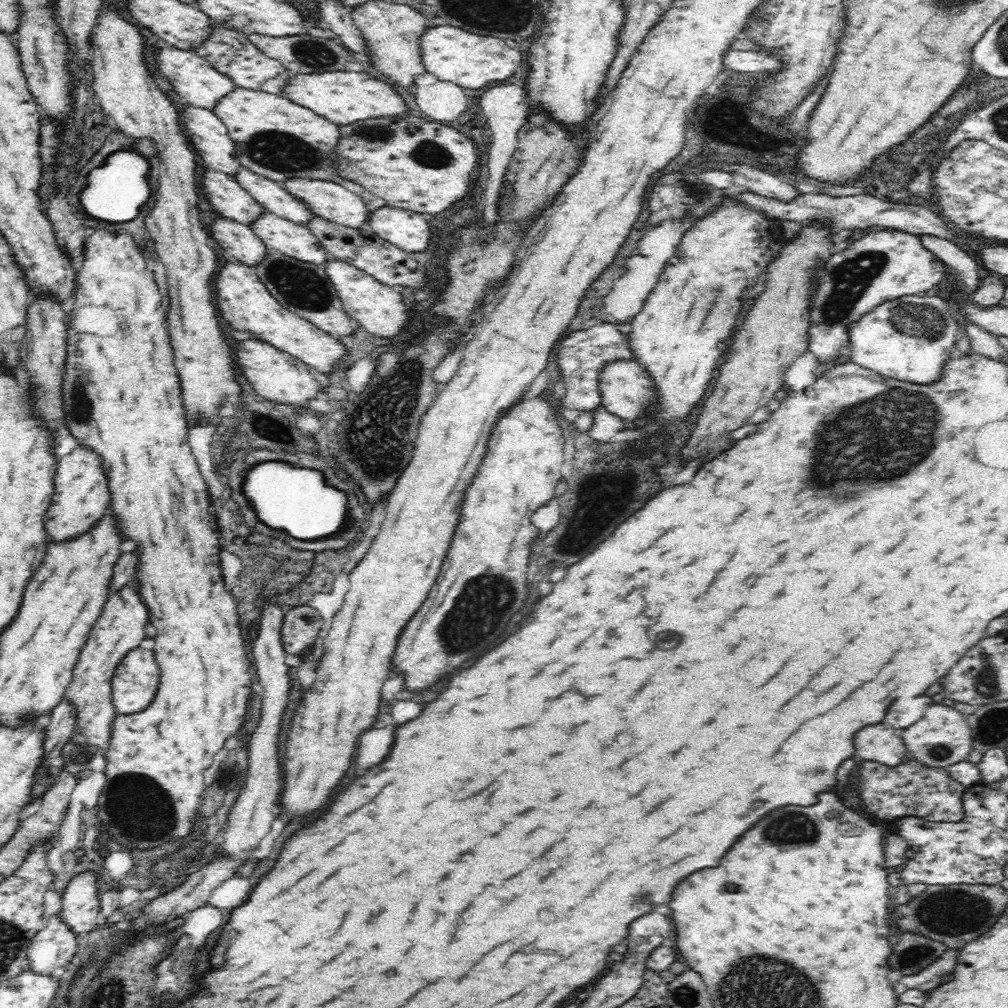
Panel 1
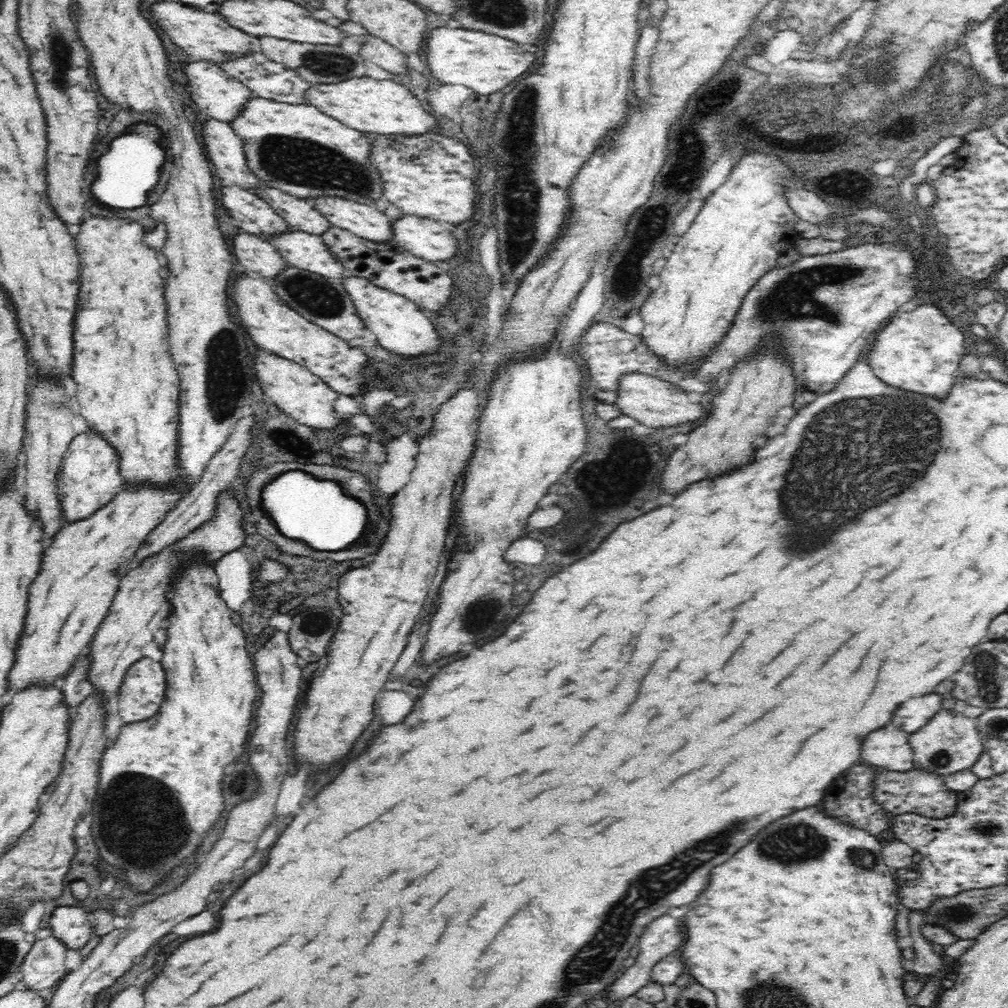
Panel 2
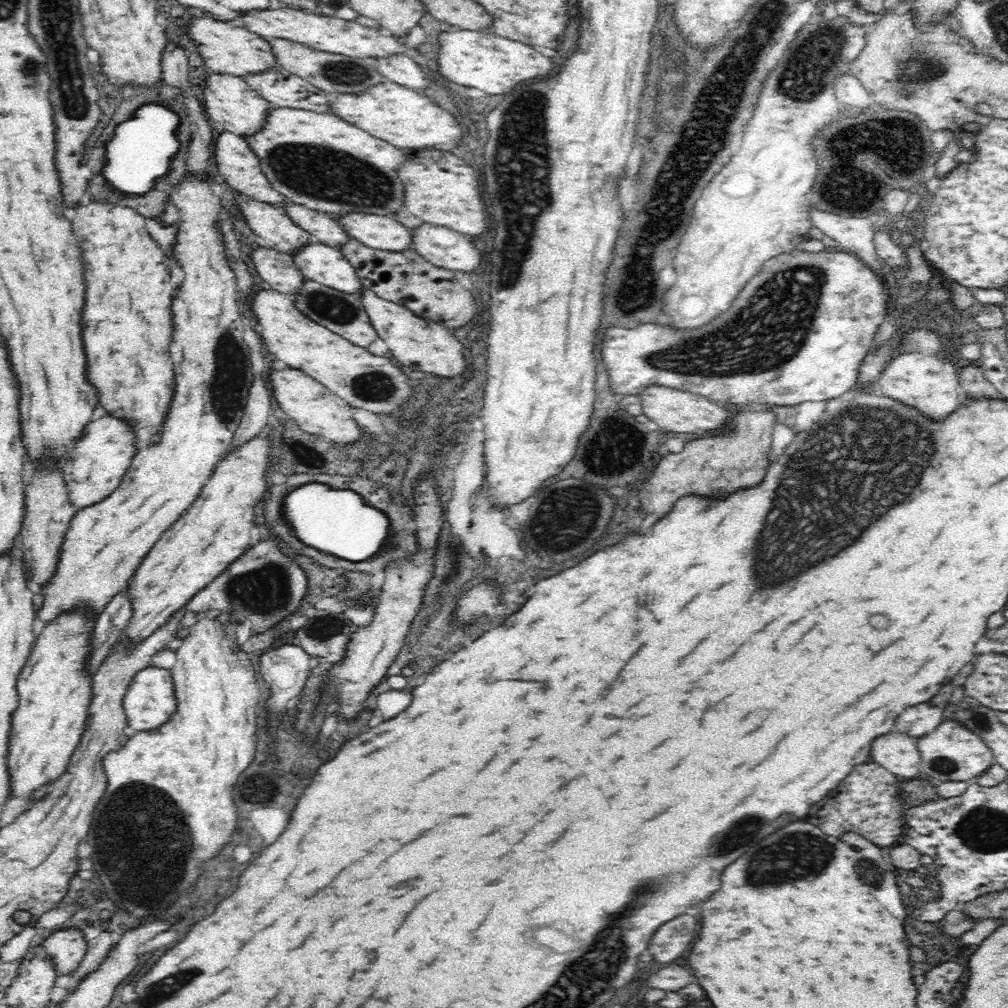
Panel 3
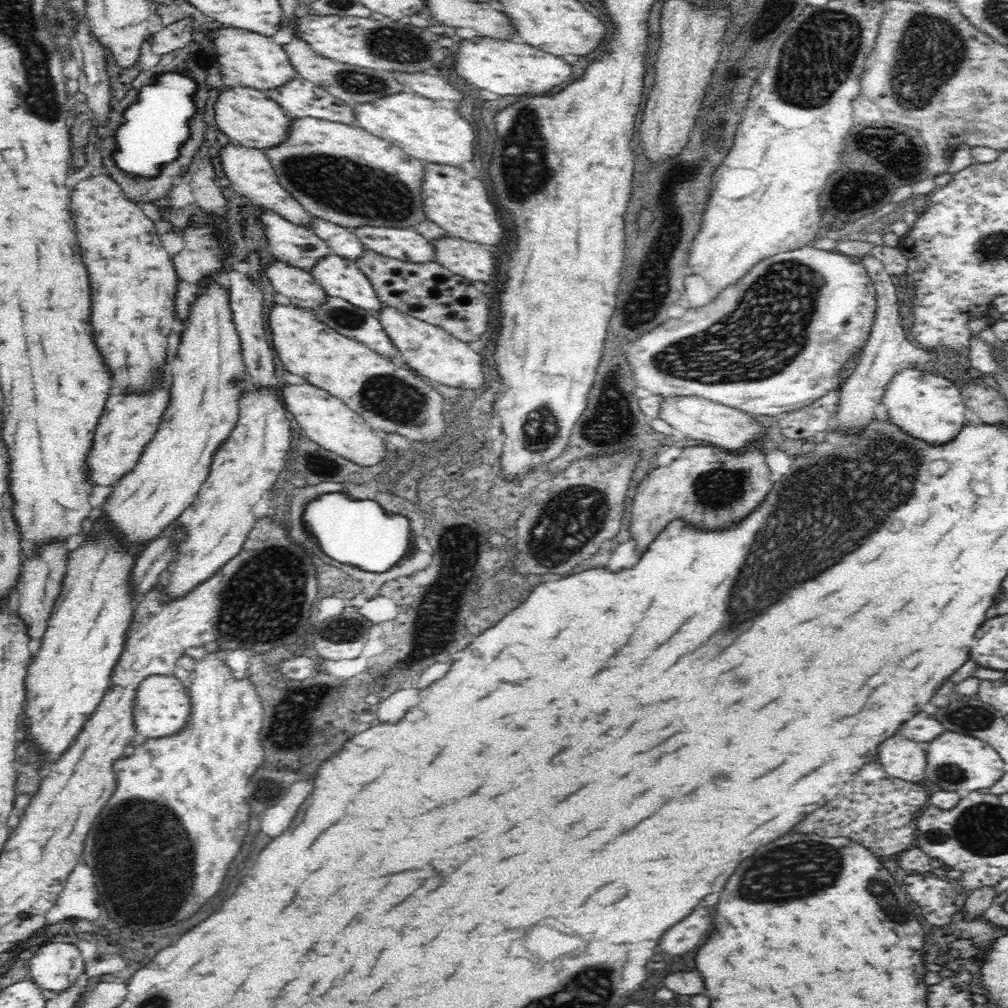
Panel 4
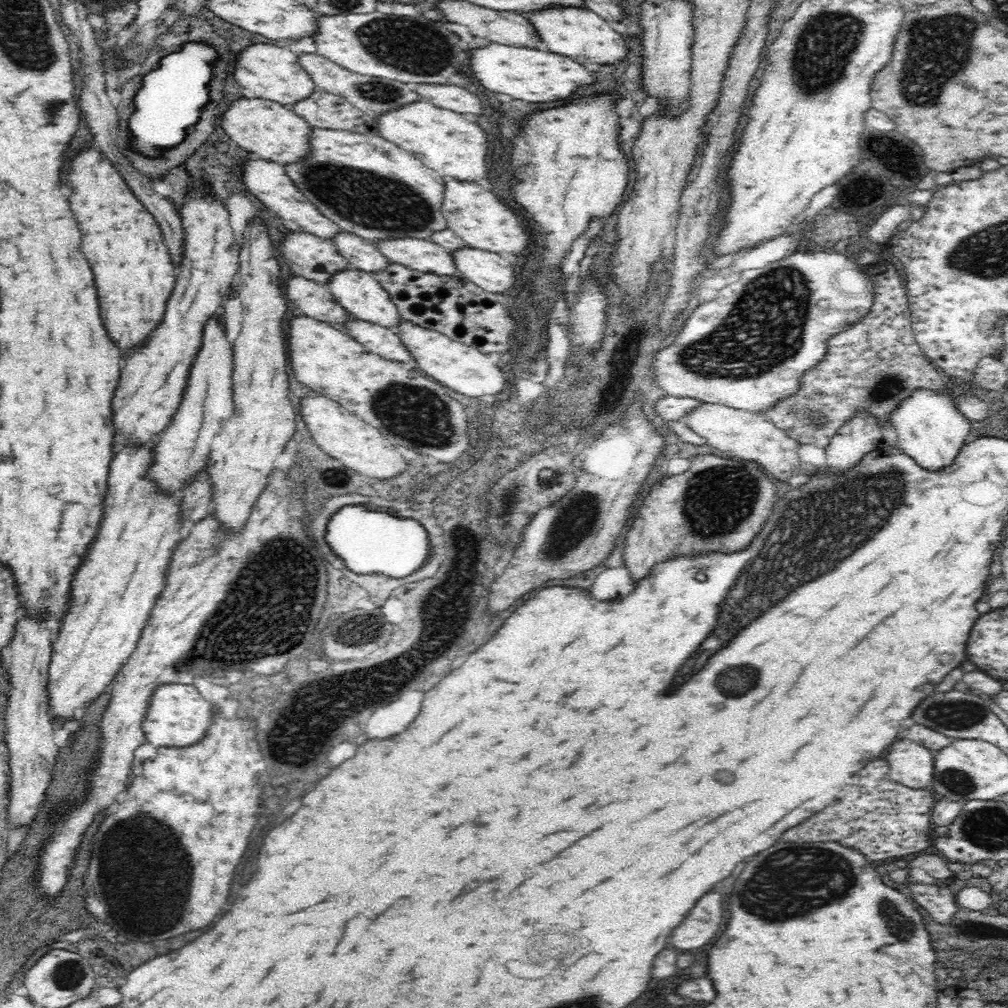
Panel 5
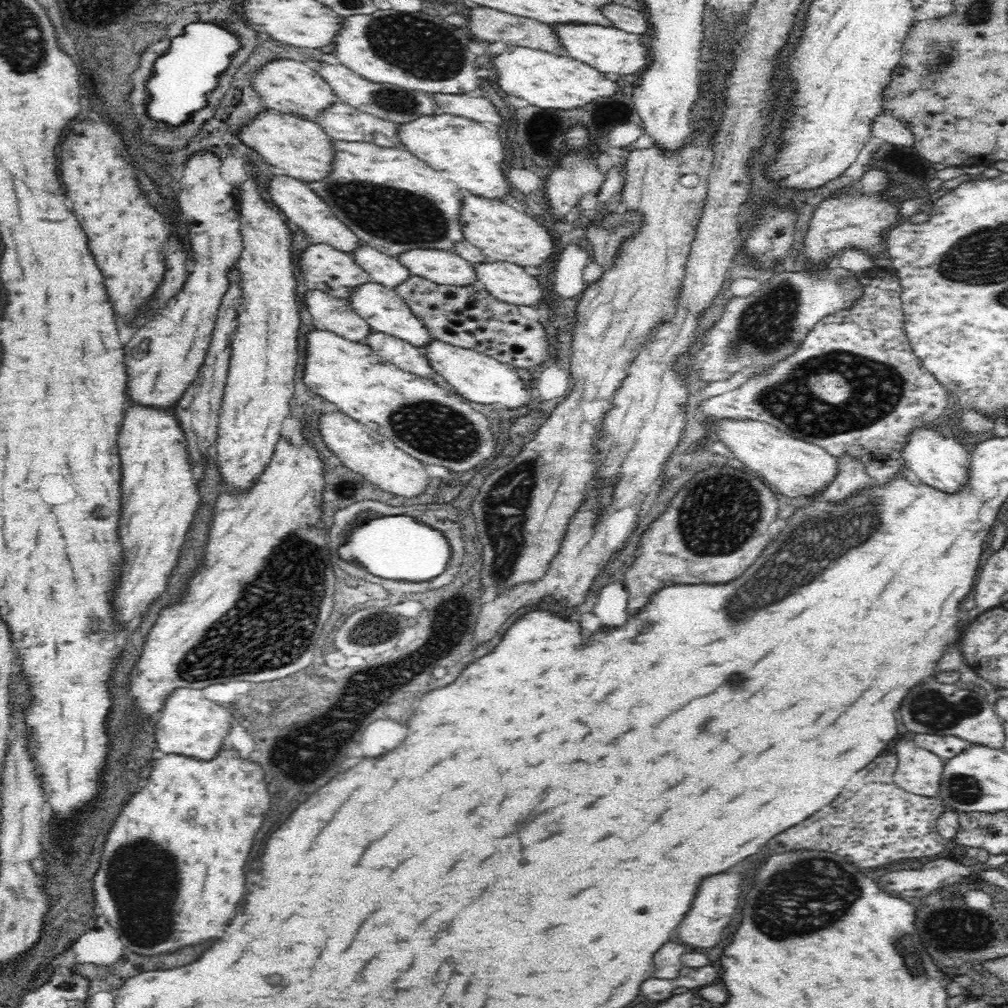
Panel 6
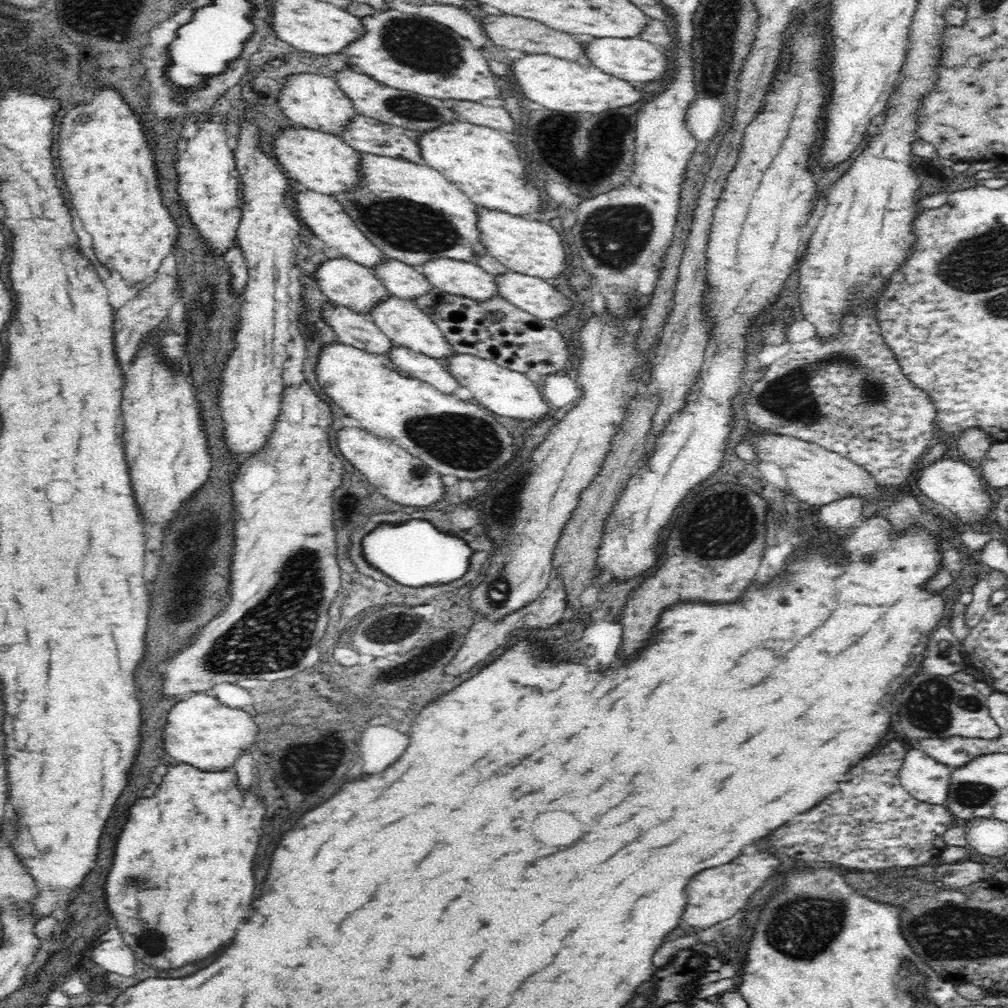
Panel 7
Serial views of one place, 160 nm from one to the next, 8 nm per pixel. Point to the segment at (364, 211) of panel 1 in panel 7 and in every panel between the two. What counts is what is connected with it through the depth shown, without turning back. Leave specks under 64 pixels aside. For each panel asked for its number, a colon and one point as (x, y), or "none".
2: (365, 221)
3: (385, 233)
4: (403, 244)
5: (425, 256)
6: (447, 269)
7: (468, 280)

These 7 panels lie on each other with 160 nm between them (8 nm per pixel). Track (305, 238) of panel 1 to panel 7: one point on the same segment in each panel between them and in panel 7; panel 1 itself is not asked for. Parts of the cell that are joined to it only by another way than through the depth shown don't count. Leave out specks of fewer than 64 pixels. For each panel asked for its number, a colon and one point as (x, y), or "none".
2: (301, 250)
3: (326, 264)
4: (343, 279)
5: (358, 292)
6: (386, 312)
7: (408, 326)

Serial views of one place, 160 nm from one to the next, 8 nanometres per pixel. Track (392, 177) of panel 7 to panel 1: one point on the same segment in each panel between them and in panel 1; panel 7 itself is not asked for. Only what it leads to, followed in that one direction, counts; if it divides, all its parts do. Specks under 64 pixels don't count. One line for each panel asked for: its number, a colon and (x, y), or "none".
1: (276, 138)
2: (296, 149)
3: (320, 161)
4: (343, 174)
5: (372, 188)
6: (393, 201)

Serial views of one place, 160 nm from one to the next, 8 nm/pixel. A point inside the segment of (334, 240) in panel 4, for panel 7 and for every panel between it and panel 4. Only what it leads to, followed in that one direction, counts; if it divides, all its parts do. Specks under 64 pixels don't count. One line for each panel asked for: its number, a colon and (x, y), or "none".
5: (362, 255)
6: (387, 271)
7: (403, 281)

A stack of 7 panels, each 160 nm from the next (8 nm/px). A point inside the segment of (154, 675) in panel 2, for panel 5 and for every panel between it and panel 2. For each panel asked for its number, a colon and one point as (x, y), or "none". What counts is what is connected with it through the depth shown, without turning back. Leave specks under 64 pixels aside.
3: (150, 702)
4: (163, 707)
5: (178, 717)

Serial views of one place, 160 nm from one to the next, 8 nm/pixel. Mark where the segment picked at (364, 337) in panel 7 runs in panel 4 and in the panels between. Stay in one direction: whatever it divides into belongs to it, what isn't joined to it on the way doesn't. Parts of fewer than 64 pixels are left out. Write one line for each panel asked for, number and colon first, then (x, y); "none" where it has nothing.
4: (294, 287)
5: (311, 300)
6: (333, 315)

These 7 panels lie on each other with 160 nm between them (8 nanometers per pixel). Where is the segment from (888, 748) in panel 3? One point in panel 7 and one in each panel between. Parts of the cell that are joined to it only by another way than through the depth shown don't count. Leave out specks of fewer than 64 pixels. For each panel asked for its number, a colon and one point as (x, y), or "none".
4: (906, 760)
5: (913, 766)
6: (920, 772)
7: (925, 779)

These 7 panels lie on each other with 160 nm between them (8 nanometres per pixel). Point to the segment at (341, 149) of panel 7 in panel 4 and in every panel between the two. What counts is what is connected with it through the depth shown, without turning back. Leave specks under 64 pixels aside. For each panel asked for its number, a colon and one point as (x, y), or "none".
4: (247, 116)
5: (277, 133)
6: (300, 149)

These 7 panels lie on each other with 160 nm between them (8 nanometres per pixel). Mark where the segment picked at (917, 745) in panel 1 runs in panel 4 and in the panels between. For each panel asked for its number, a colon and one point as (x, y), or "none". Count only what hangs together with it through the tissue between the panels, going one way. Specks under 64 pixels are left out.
2: (951, 743)
3: (951, 753)
4: (963, 764)

